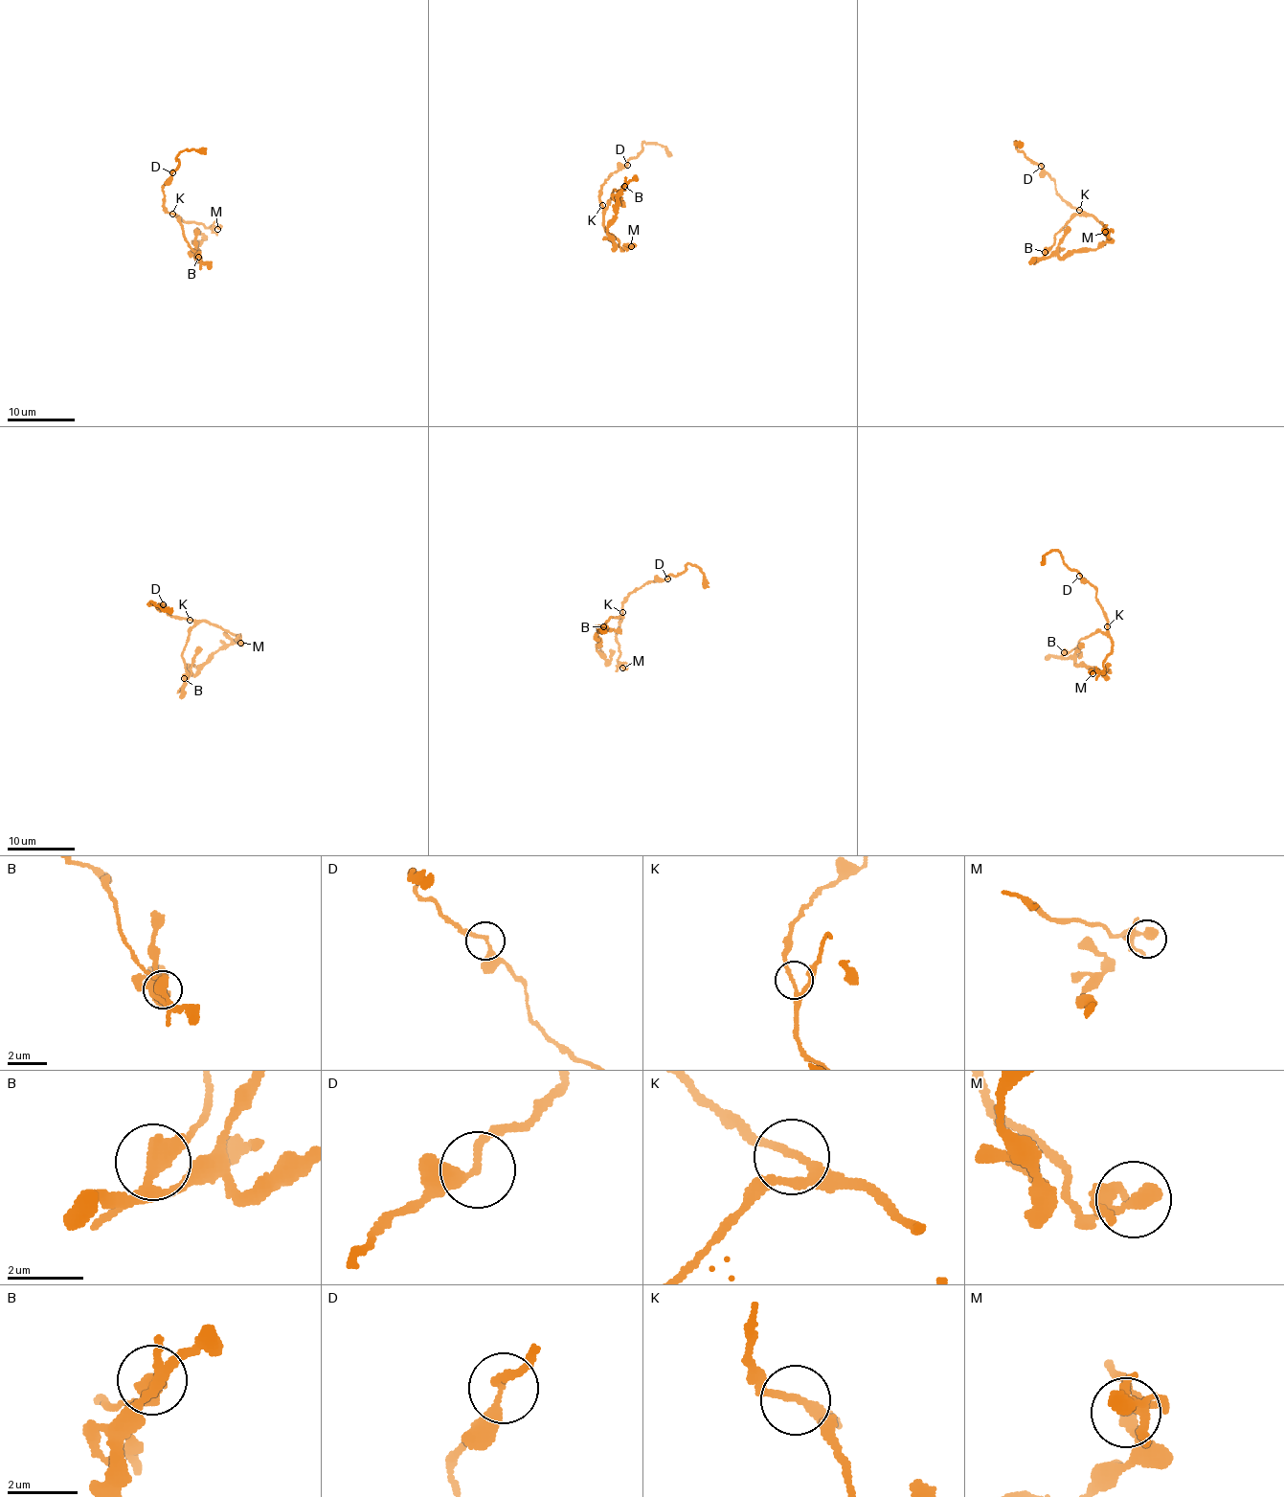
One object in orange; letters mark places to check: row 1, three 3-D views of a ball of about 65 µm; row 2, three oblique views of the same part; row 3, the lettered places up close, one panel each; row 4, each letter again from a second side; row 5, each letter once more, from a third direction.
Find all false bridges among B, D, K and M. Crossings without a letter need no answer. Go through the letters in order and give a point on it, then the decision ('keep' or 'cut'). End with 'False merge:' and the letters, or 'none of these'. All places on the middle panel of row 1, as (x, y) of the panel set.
B: place (624, 186); cut
D: place (627, 165); cut
K: place (602, 205); keep
M: place (631, 246); keep
False merge: B, D

